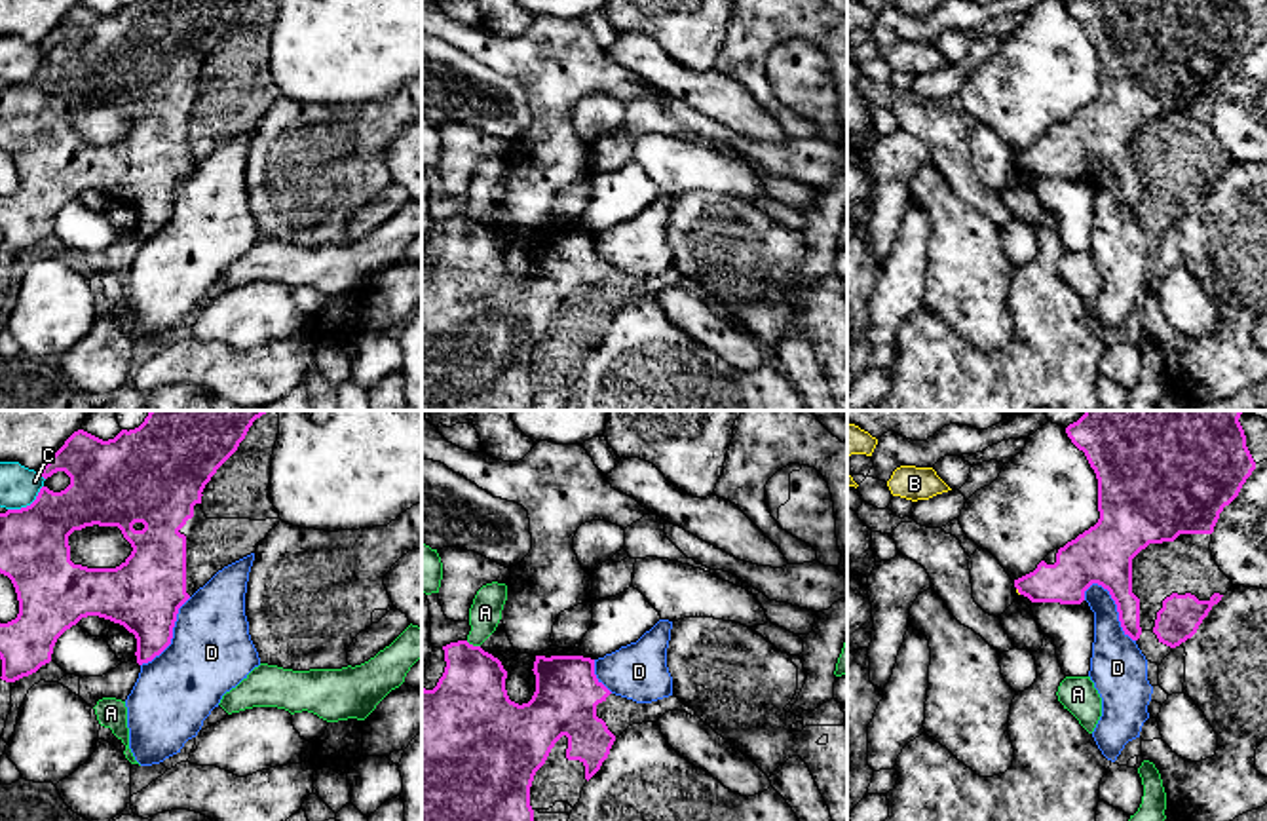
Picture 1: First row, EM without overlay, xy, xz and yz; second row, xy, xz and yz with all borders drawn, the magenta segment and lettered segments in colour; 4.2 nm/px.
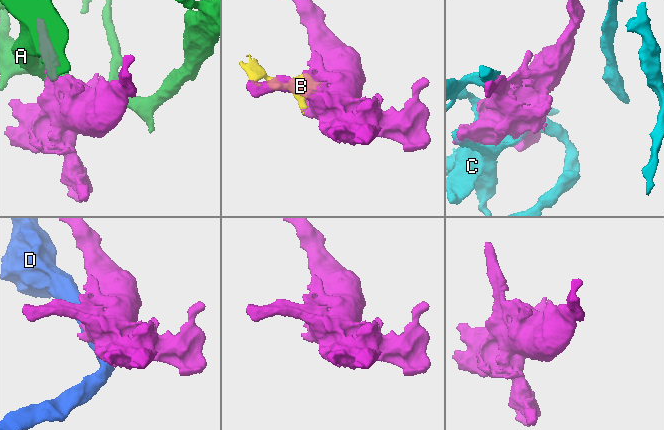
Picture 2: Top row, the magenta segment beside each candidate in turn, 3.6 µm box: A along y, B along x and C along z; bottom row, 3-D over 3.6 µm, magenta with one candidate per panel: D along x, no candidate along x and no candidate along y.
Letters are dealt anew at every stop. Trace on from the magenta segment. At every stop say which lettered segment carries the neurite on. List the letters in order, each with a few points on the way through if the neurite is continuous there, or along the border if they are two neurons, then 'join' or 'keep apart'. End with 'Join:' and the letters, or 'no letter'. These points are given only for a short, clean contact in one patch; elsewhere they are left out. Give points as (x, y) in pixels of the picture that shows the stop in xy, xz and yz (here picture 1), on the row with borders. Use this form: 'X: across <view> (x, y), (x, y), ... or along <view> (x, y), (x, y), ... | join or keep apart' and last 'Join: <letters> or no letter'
A: keep apart
B: join
C: keep apart
D: keep apart
Join: B

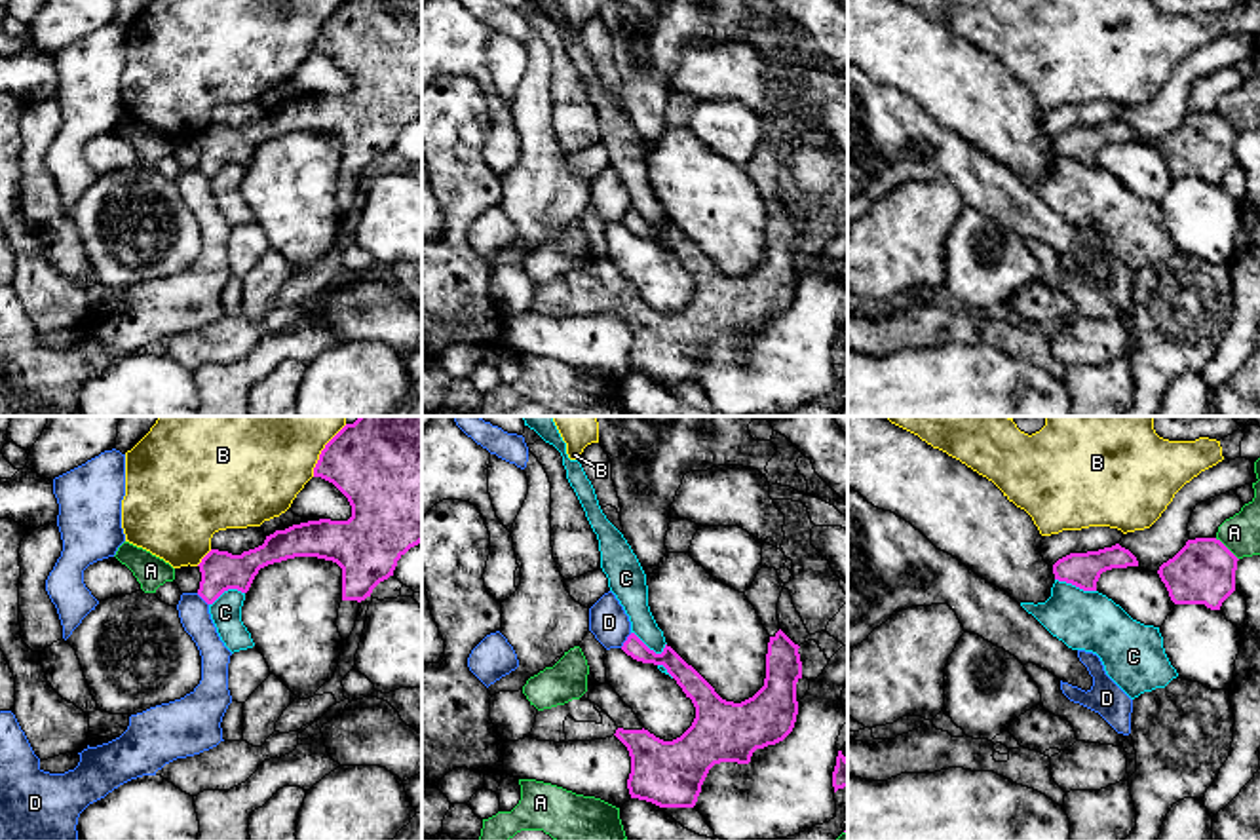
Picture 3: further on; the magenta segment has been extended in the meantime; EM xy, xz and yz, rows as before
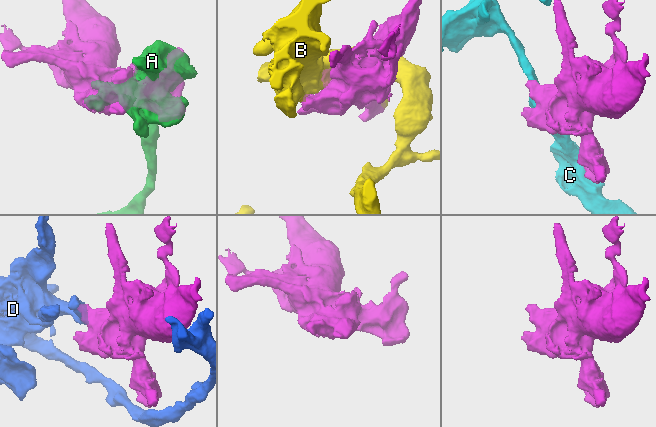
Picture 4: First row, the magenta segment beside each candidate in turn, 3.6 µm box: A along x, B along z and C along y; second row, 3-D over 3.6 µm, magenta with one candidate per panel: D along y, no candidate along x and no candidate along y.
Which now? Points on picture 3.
A: keep apart
B: keep apart
C: along yz (1055, 578), (1095, 591) | keep apart
D: along xz (631, 633), (620, 647) | keep apart
Join: no letter

